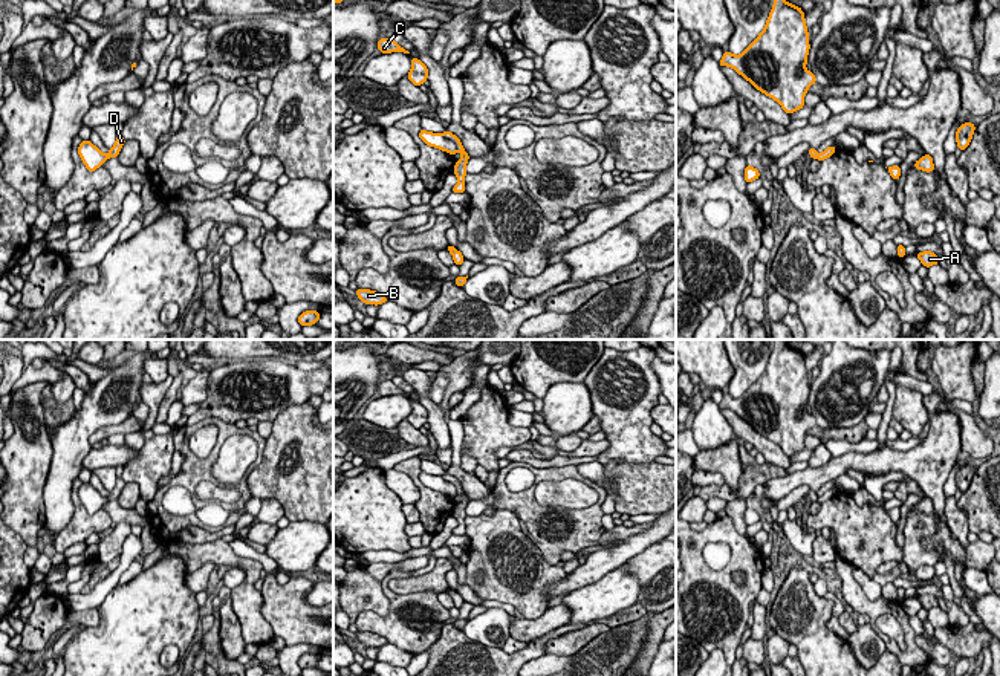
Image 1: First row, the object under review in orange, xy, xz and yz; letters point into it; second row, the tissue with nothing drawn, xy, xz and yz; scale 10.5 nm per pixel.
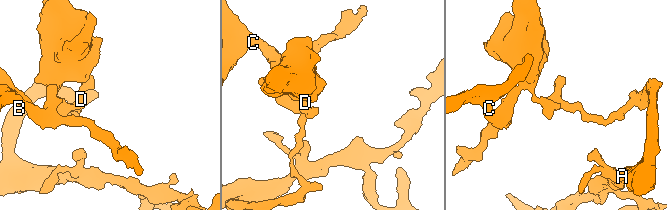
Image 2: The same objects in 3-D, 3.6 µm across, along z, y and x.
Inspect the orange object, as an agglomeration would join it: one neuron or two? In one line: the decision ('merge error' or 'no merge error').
merge error

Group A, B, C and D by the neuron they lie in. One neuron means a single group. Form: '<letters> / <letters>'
A B D / C

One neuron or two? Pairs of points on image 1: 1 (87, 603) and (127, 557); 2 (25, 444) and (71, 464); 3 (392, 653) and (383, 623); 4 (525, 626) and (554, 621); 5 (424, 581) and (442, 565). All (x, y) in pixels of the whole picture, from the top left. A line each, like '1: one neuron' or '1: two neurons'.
1: one neuron
2: two neurons
3: two neurons
4: one neuron
5: one neuron

